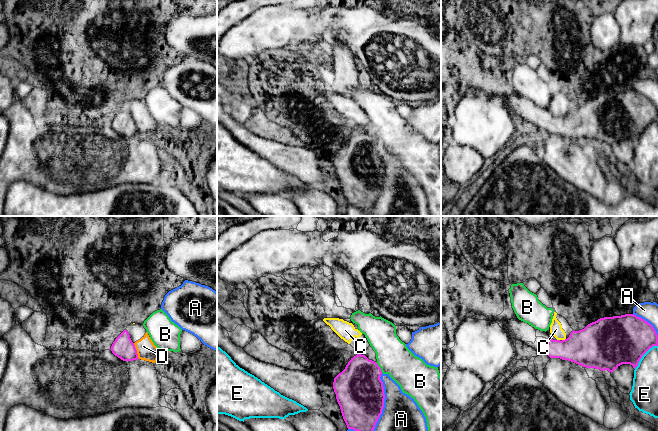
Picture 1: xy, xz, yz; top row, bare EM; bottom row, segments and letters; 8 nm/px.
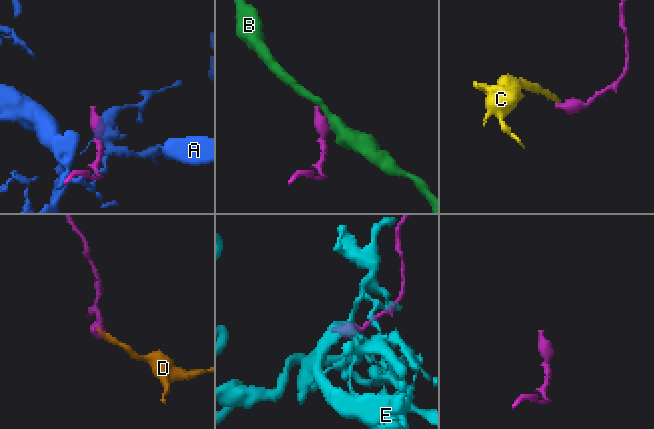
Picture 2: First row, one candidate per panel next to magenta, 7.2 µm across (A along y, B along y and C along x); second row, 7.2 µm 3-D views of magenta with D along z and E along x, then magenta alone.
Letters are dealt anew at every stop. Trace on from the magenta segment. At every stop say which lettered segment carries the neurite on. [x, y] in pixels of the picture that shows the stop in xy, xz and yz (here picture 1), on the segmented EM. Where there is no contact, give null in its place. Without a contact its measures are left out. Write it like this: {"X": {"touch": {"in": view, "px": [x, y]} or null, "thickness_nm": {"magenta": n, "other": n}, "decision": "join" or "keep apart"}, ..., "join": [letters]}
{"A": {"touch": {"in": "xz", "px": [383, 402]}, "thickness_nm": {"magenta": 380, "other": 280}, "decision": "keep apart"}, "B": {"touch": {"in": "xz", "px": [379, 367]}, "thickness_nm": {"magenta": 380, "other": 280}, "decision": "keep apart"}, "C": {"touch": {"in": "yz", "px": [563, 340]}, "thickness_nm": {"magenta": 340, "other": 100}, "decision": "keep apart"}, "D": {"touch": {"in": "xy", "px": [136, 351]}, "thickness_nm": {"magenta": 170, "other": 160}, "decision": "keep apart"}, "E": {"touch": {"in": "yz", "px": [643, 354]}, "thickness_nm": {"magenta": 400, "other": 200}, "decision": "keep apart"}, "join": []}

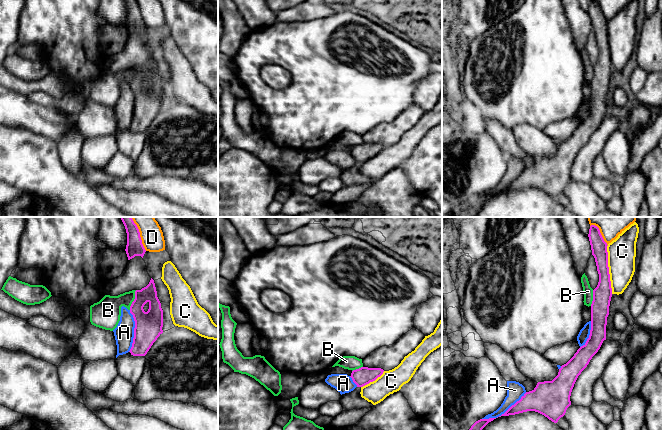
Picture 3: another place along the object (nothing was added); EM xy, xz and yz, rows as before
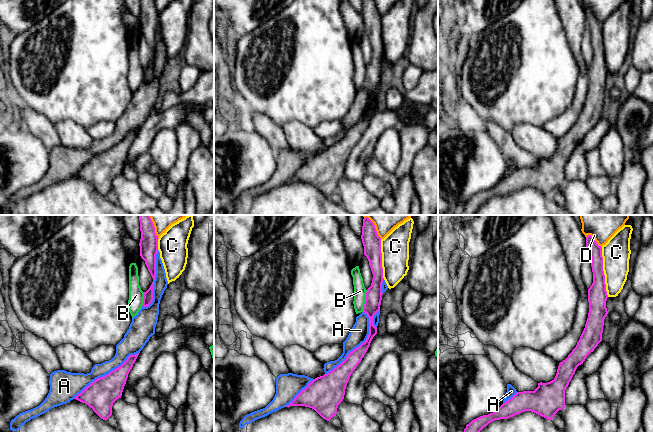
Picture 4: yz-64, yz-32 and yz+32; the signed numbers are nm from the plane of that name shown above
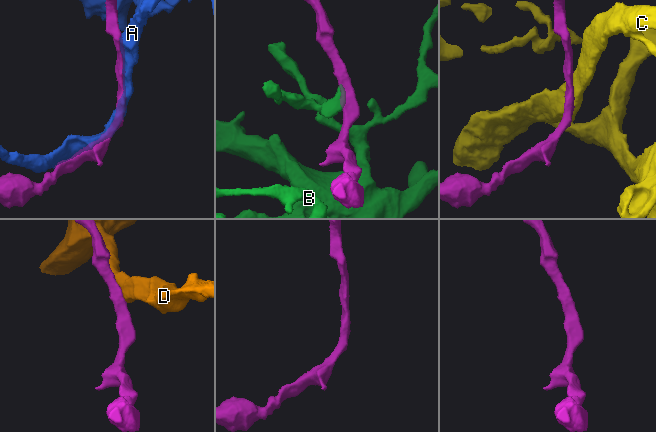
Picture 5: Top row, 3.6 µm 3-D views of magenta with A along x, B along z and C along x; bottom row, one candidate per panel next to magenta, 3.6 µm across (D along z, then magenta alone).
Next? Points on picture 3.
{"A": {"touch": {"in": "yz", "px": [505, 412]}, "thickness_nm": {"magenta": 160, "other": 140}, "decision": "join"}, "B": {"touch": {"in": "xy", "px": [134, 300]}, "thickness_nm": {"magenta": 220, "other": 220}, "decision": "keep apart"}, "C": {"touch": {"in": "yz", "px": [608, 269]}, "thickness_nm": {"magenta": 150, "other": 220}, "decision": "keep apart"}, "D": {"touch": {"in": "xy", "px": [139, 234]}, "thickness_nm": {"magenta": 140, "other": 180}, "decision": "keep apart"}, "join": ["A"]}

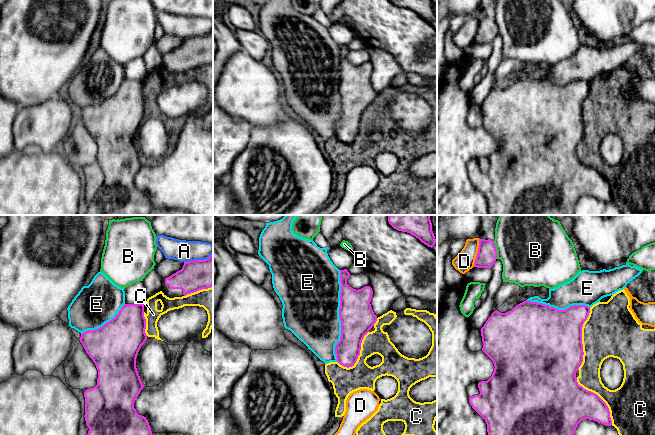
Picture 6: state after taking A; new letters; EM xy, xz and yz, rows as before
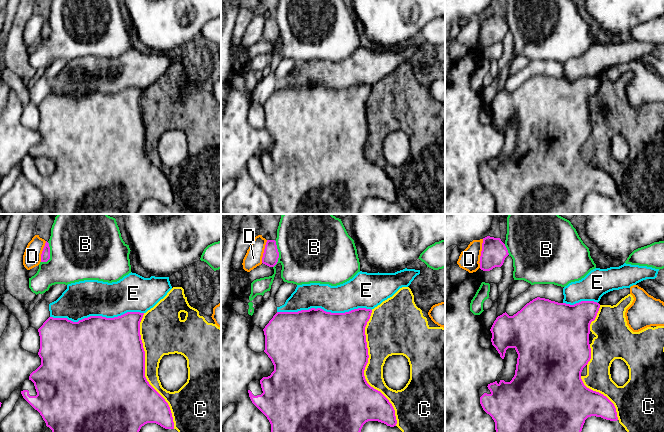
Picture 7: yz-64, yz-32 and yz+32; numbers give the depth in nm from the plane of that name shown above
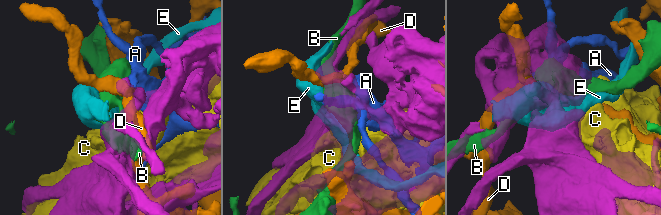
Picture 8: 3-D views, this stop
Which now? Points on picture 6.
{"A": {"touch": {"in": "xy", "px": [198, 260]}, "thickness_nm": {"magenta": 240, "other": 180}, "decision": "keep apart"}, "B": {"touch": {"in": "yz", "px": [496, 250]}, "thickness_nm": {"magenta": 160, "other": 500}, "decision": "keep apart"}, "C": {"touch": {"in": "yz", "px": [581, 338]}, "thickness_nm": {"magenta": 500, "other": 440}, "decision": "keep apart"}, "D": {"touch": {"in": "yz", "px": [478, 252]}, "thickness_nm": {"magenta": 160, "other": 160}, "decision": "keep apart"}, "E": {"touch": {"in": "xz", "px": [339, 316]}, "thickness_nm": {"magenta": 280, "other": 460}, "decision": "join"}, "join": ["E"]}

